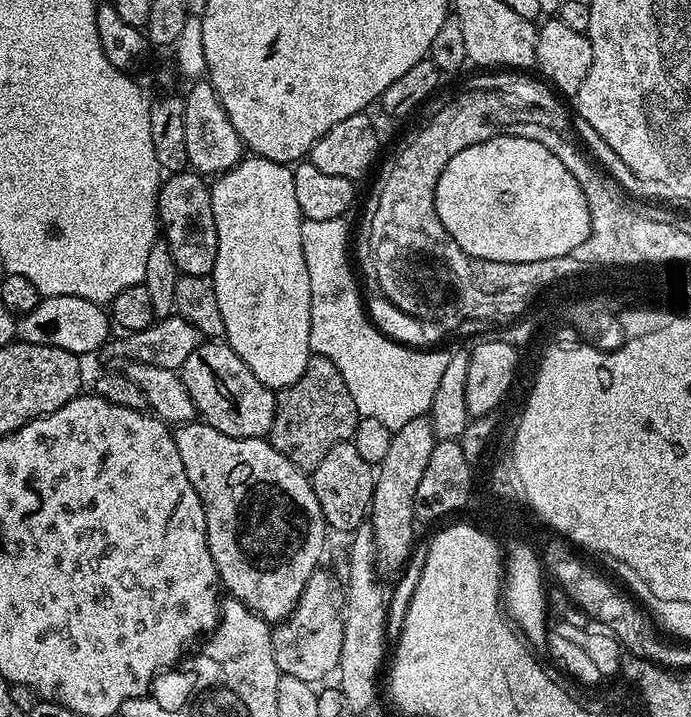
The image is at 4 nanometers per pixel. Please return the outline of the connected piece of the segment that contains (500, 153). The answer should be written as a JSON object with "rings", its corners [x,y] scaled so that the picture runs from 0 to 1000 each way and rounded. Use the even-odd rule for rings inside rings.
{"rings":[[[734,187],[712,190],[703,198],[680,204],[663,215],[657,215],[657,220],[651,220],[645,237],[640,237],[631,255],[631,291],[634,301],[640,304],[640,315],[645,315],[651,332],[657,332],[657,338],[663,338],[666,347],[683,363],[750,367],[790,361],[797,365],[809,357],[826,354],[836,343],[842,343],[842,338],[848,338],[848,326],[854,326],[855,293],[851,290],[848,271],[844,269],[842,259],[832,252],[829,243],[825,243],[823,237],[813,232],[813,226],[790,204],[780,202],[779,198],[770,198],[763,192],[747,192]]]}

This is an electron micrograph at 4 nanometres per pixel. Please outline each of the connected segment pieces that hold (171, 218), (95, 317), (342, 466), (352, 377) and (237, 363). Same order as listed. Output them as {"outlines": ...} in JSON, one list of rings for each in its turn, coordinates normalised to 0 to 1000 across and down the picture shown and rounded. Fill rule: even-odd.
{"outlines":[[[[278,237],[245,244],[232,259],[229,307],[233,314],[243,312],[240,339],[262,381],[305,386],[315,354],[315,332],[302,252]]],[[[67,413],[43,432],[43,438],[23,448],[23,467],[33,478],[84,483],[110,497],[126,498],[126,491],[143,492],[159,473],[159,441],[146,425],[111,413]]],[[[507,616],[478,622],[472,639],[466,639],[466,644],[450,654],[449,668],[469,718],[469,729],[476,738],[493,736],[502,745],[509,745],[528,729],[538,706],[544,658],[541,649],[518,635],[518,628],[512,628]]],[[[472,304],[472,310],[440,307],[437,311],[437,354],[443,360],[443,377],[449,382],[449,477],[447,487],[459,497],[478,499],[501,527],[512,566],[522,580],[554,589],[566,603],[575,603],[588,589],[615,579],[625,568],[628,544],[634,544],[634,531],[645,516],[650,492],[606,491],[602,485],[589,485],[562,469],[554,469],[533,448],[527,437],[527,424],[521,420],[521,407],[515,403],[515,391],[509,386],[509,374],[504,370],[504,311],[498,304]]],[[[291,477],[259,522],[294,590],[333,611],[382,611],[392,604],[399,547],[368,527],[368,516],[329,477]]]]}

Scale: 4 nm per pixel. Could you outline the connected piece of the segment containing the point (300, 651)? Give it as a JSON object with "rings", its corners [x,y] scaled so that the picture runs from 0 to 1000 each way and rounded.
{"rings":[[[473,791],[459,792],[449,812],[440,819],[428,849],[417,858],[415,865],[407,865],[398,872],[394,884],[394,905],[397,923],[412,943],[437,946],[437,951],[462,955],[467,943],[475,943],[492,930],[495,895],[498,894],[498,855],[495,842],[488,838],[486,803],[473,798]]]}

